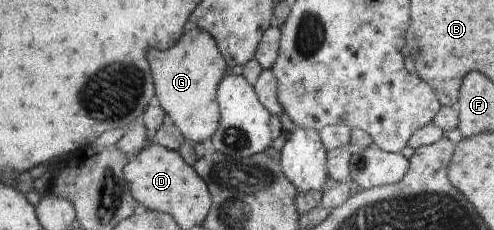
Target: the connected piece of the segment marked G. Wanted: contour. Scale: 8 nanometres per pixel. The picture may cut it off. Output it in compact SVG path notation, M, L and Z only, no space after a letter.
M188 27L180 42L167 51L150 48L148 62L151 64L157 98L171 122L193 144L200 144L214 135L219 128L219 112L216 104L218 82L224 76L224 60L216 40L204 30Z

